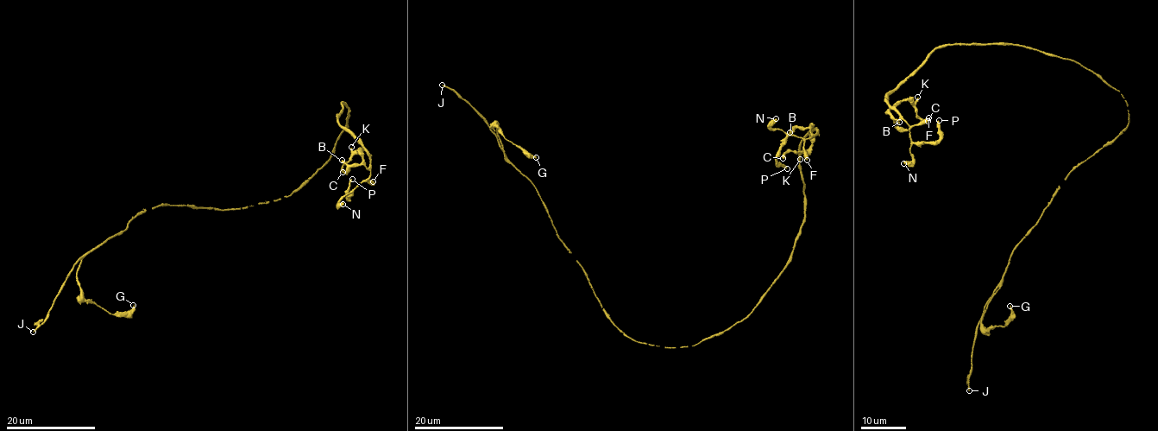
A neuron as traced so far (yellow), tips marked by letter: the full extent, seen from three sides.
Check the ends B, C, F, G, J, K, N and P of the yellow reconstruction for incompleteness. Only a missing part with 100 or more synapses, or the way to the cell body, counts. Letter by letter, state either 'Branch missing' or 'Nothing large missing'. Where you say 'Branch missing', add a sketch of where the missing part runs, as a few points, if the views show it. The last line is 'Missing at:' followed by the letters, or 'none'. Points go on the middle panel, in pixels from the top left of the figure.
B: Nothing large missing
C: Nothing large missing
F: Nothing large missing
G: Nothing large missing
J: Nothing large missing
K: Nothing large missing
N: Nothing large missing
P: Nothing large missing
Missing at: none

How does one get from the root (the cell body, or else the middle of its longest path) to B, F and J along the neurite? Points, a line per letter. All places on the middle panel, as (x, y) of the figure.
B: (685, 346), (739, 322), (786, 263), (804, 218), (798, 153), (806, 135), (817, 131), (808, 127), (789, 132)
F: (685, 346), (739, 322), (782, 270), (804, 218), (798, 155), (813, 129), (804, 142), (807, 160)
J: (685, 346), (638, 342), (617, 327), (556, 234), (533, 184), (506, 158), (473, 107), (442, 85)

